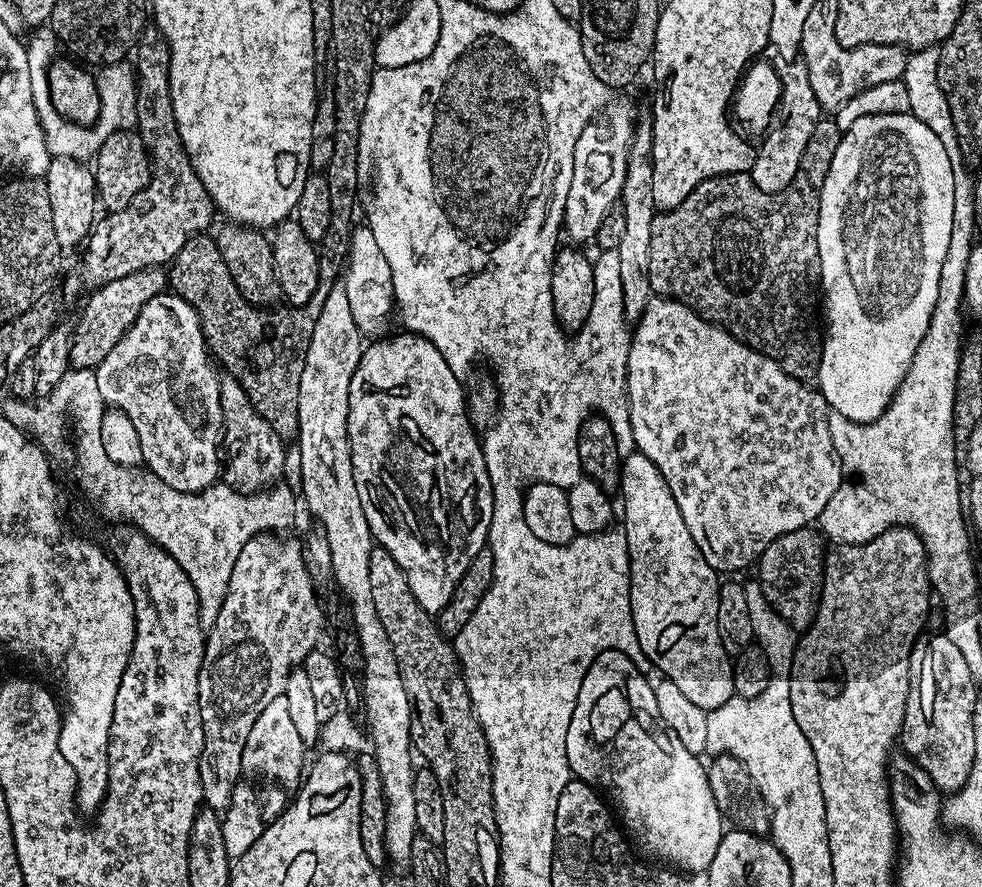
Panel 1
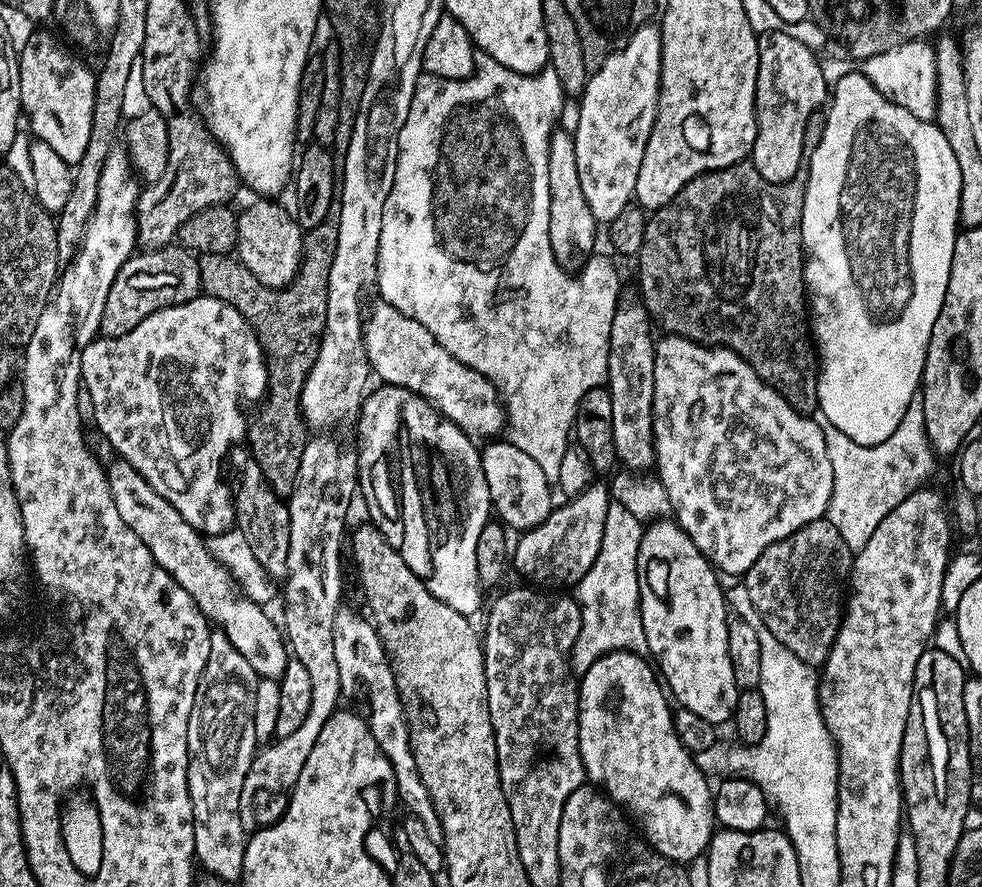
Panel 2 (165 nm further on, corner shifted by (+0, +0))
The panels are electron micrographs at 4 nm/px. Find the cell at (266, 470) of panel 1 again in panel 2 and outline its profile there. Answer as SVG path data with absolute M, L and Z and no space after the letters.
M236 446L230 452L230 464L236 471L236 484L232 488L232 498L236 506L235 527L246 536L251 553L265 574L273 581L280 582L288 575L288 555L290 554L290 514L288 505L269 486L258 462L251 451L244 446Z

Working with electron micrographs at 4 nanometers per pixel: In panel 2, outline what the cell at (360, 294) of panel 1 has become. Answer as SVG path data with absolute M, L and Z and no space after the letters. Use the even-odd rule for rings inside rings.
M383 302L371 305L364 321L364 349L369 369L377 381L410 390L428 401L440 415L454 422L468 436L496 438L505 431L506 417L496 387L478 370L458 362L416 320ZM500 432L500 433L499 433Z

